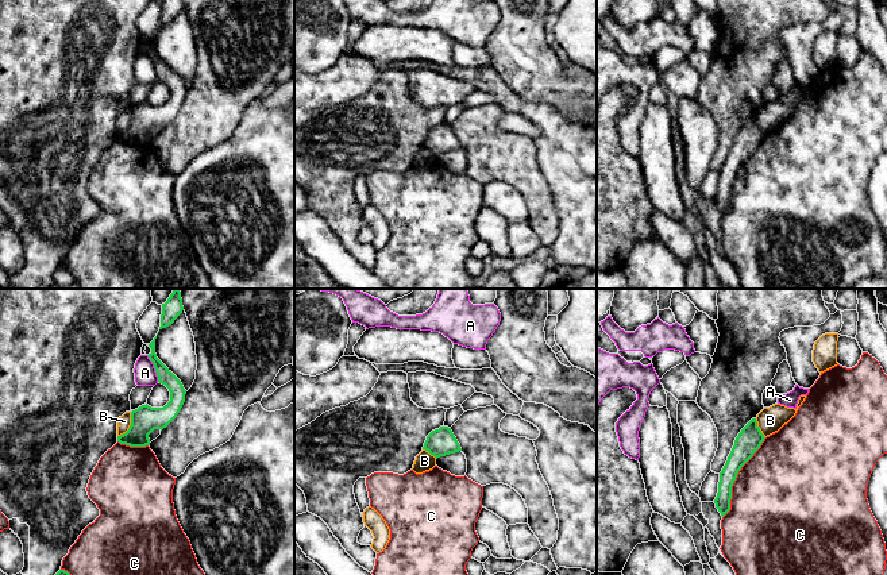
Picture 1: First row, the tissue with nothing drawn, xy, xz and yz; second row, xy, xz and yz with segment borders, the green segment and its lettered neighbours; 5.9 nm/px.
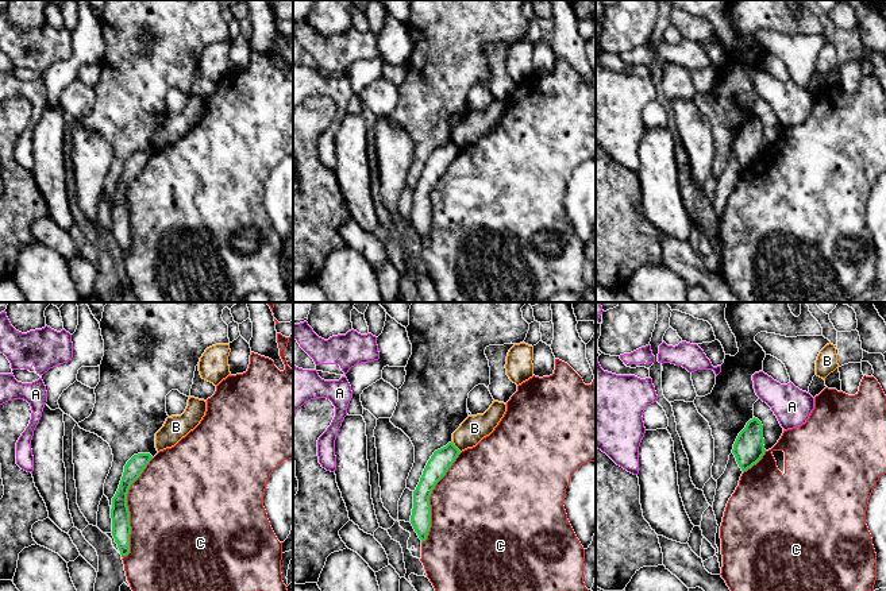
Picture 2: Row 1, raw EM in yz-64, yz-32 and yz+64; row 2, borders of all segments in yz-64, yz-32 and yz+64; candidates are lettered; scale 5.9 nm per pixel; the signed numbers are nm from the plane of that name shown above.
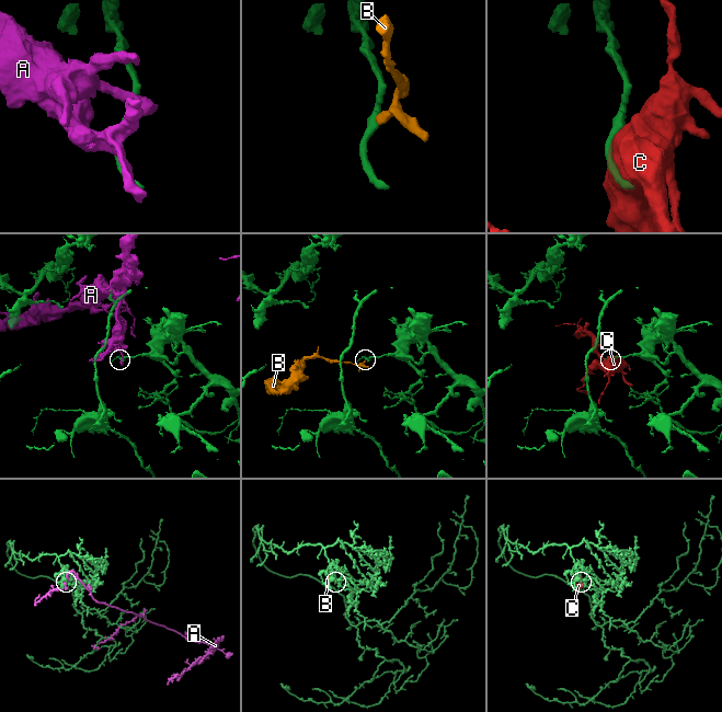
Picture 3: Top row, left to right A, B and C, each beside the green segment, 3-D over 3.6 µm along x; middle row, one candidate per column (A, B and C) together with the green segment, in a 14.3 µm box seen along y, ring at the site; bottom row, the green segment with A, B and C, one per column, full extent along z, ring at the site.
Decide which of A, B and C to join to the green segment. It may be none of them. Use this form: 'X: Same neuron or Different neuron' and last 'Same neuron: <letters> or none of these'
A: Different neuron
B: Different neuron
C: Same neuron
Same neuron: C

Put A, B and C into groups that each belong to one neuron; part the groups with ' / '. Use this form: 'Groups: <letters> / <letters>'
Groups: A / B / C

